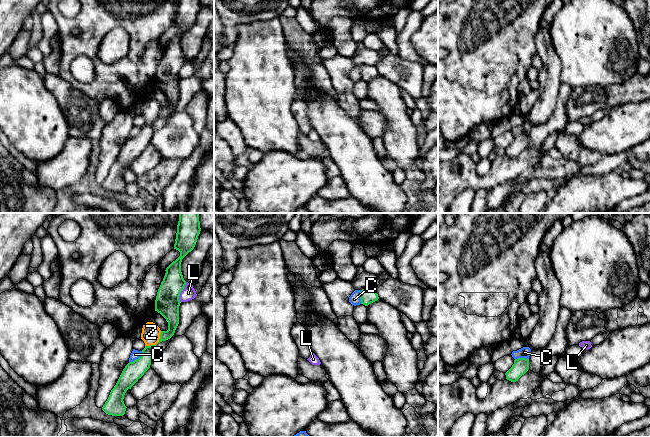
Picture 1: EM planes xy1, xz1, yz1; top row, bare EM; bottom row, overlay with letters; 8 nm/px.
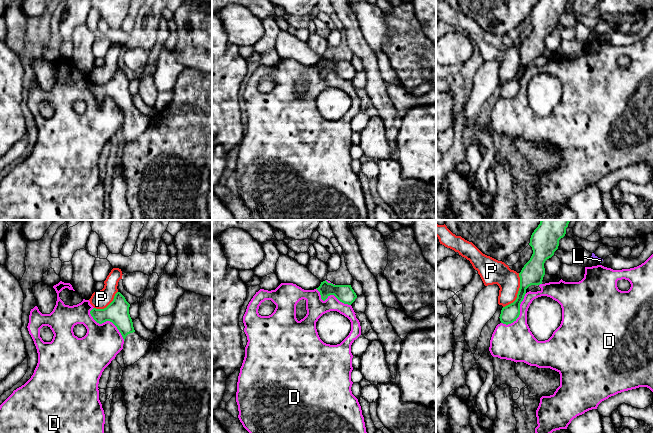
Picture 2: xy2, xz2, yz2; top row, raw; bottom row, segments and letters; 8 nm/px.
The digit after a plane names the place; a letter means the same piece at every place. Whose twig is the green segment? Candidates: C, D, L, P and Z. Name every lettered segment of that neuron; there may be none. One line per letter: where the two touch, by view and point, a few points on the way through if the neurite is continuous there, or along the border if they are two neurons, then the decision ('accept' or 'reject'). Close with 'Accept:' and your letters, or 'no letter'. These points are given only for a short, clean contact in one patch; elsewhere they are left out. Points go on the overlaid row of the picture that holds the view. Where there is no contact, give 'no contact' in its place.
C: contact xy1 (136, 359); border xy1 (142, 351), (137, 358), (129, 362); reject
D: contact xy2 (108, 320); reject
L: contact xy1 (180, 292); reject
P: contact yz2 (518, 292); reject
Z: contact xy1 (157, 343); border xy1 (161, 331), (160, 338), (154, 345), (145, 346); reject
Accept: no letter

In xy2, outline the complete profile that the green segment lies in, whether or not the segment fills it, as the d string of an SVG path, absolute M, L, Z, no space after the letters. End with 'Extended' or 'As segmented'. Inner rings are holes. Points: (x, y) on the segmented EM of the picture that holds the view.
M117 292L113 301L104 309L93 308L90 311L93 319L102 324L112 322L121 333L123 344L123 359L125 367L133 365L149 350L150 342L142 339L134 330L133 322L129 314L130 304L125 297Z. Extended

